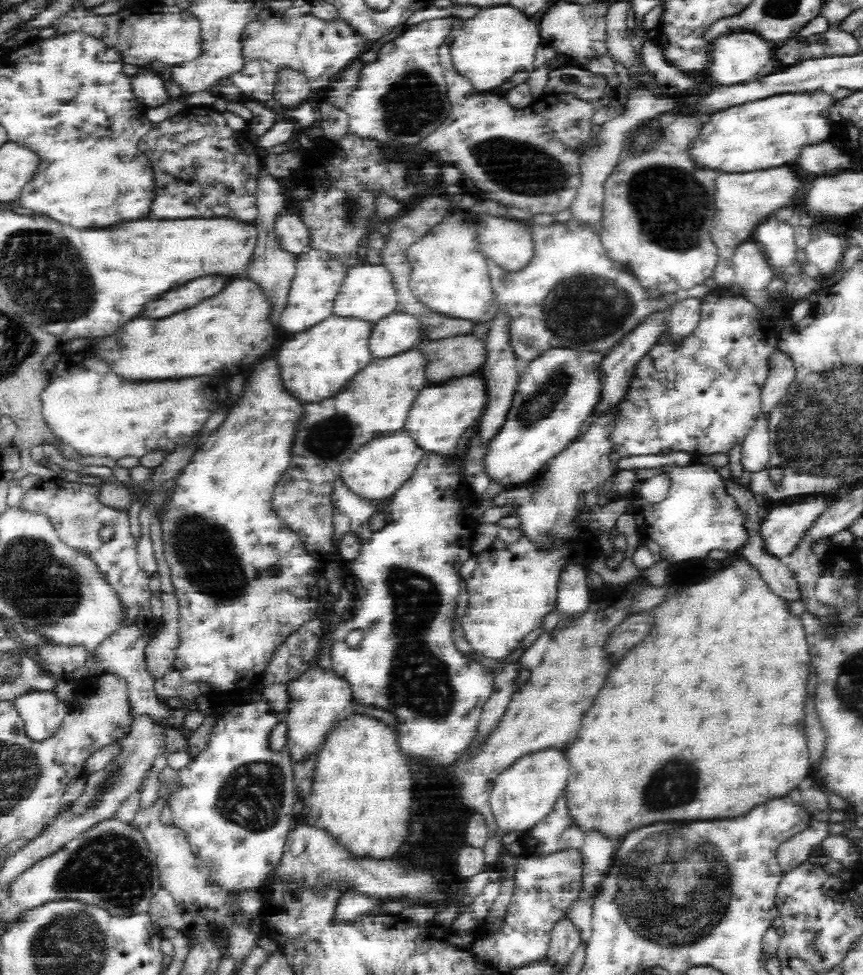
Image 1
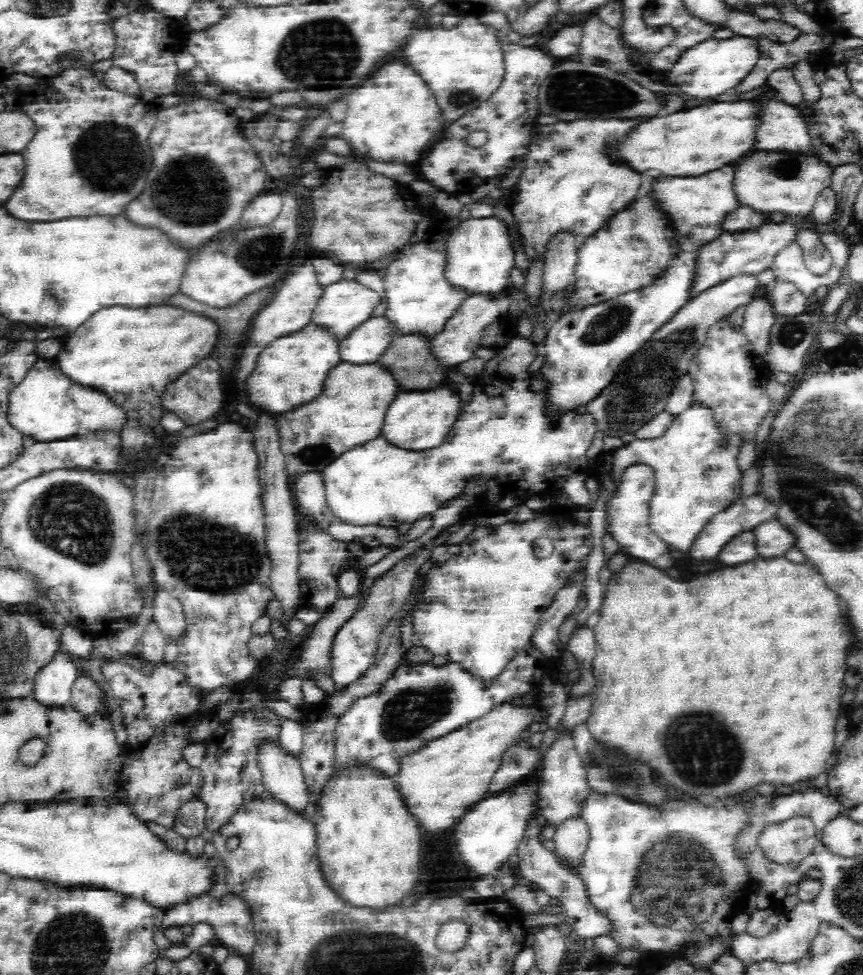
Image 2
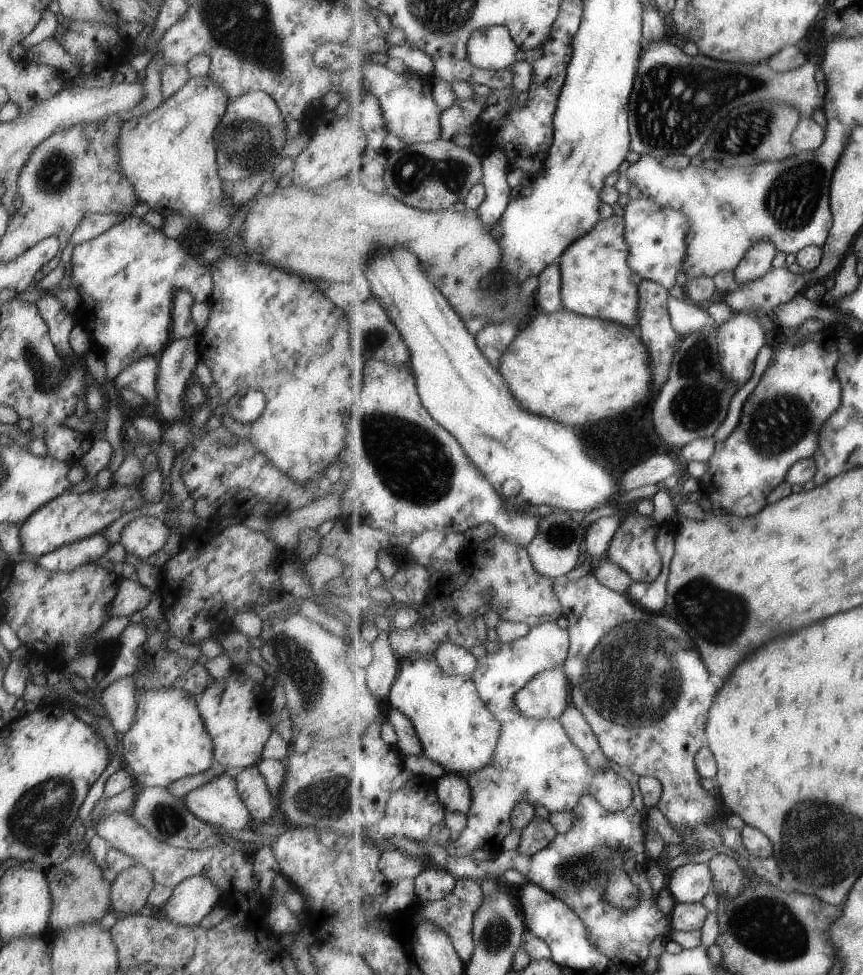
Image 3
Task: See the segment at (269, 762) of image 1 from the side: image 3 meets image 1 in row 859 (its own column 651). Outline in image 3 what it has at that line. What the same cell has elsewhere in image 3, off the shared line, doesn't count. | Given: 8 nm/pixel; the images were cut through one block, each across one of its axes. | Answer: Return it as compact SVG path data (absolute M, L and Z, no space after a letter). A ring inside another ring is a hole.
M642 194L627 204L624 217L631 270L635 270L644 280L653 280L667 290L675 288L683 277L681 268L687 258L687 234L691 230L691 218L681 210L659 206Z

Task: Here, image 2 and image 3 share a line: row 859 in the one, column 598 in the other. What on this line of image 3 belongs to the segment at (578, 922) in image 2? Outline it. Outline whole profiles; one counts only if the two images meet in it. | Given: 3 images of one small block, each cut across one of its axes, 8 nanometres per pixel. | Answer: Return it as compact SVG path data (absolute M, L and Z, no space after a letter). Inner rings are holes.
M602 516L588 528L584 550L589 556L605 558L608 556L611 541L620 527L617 516Z

